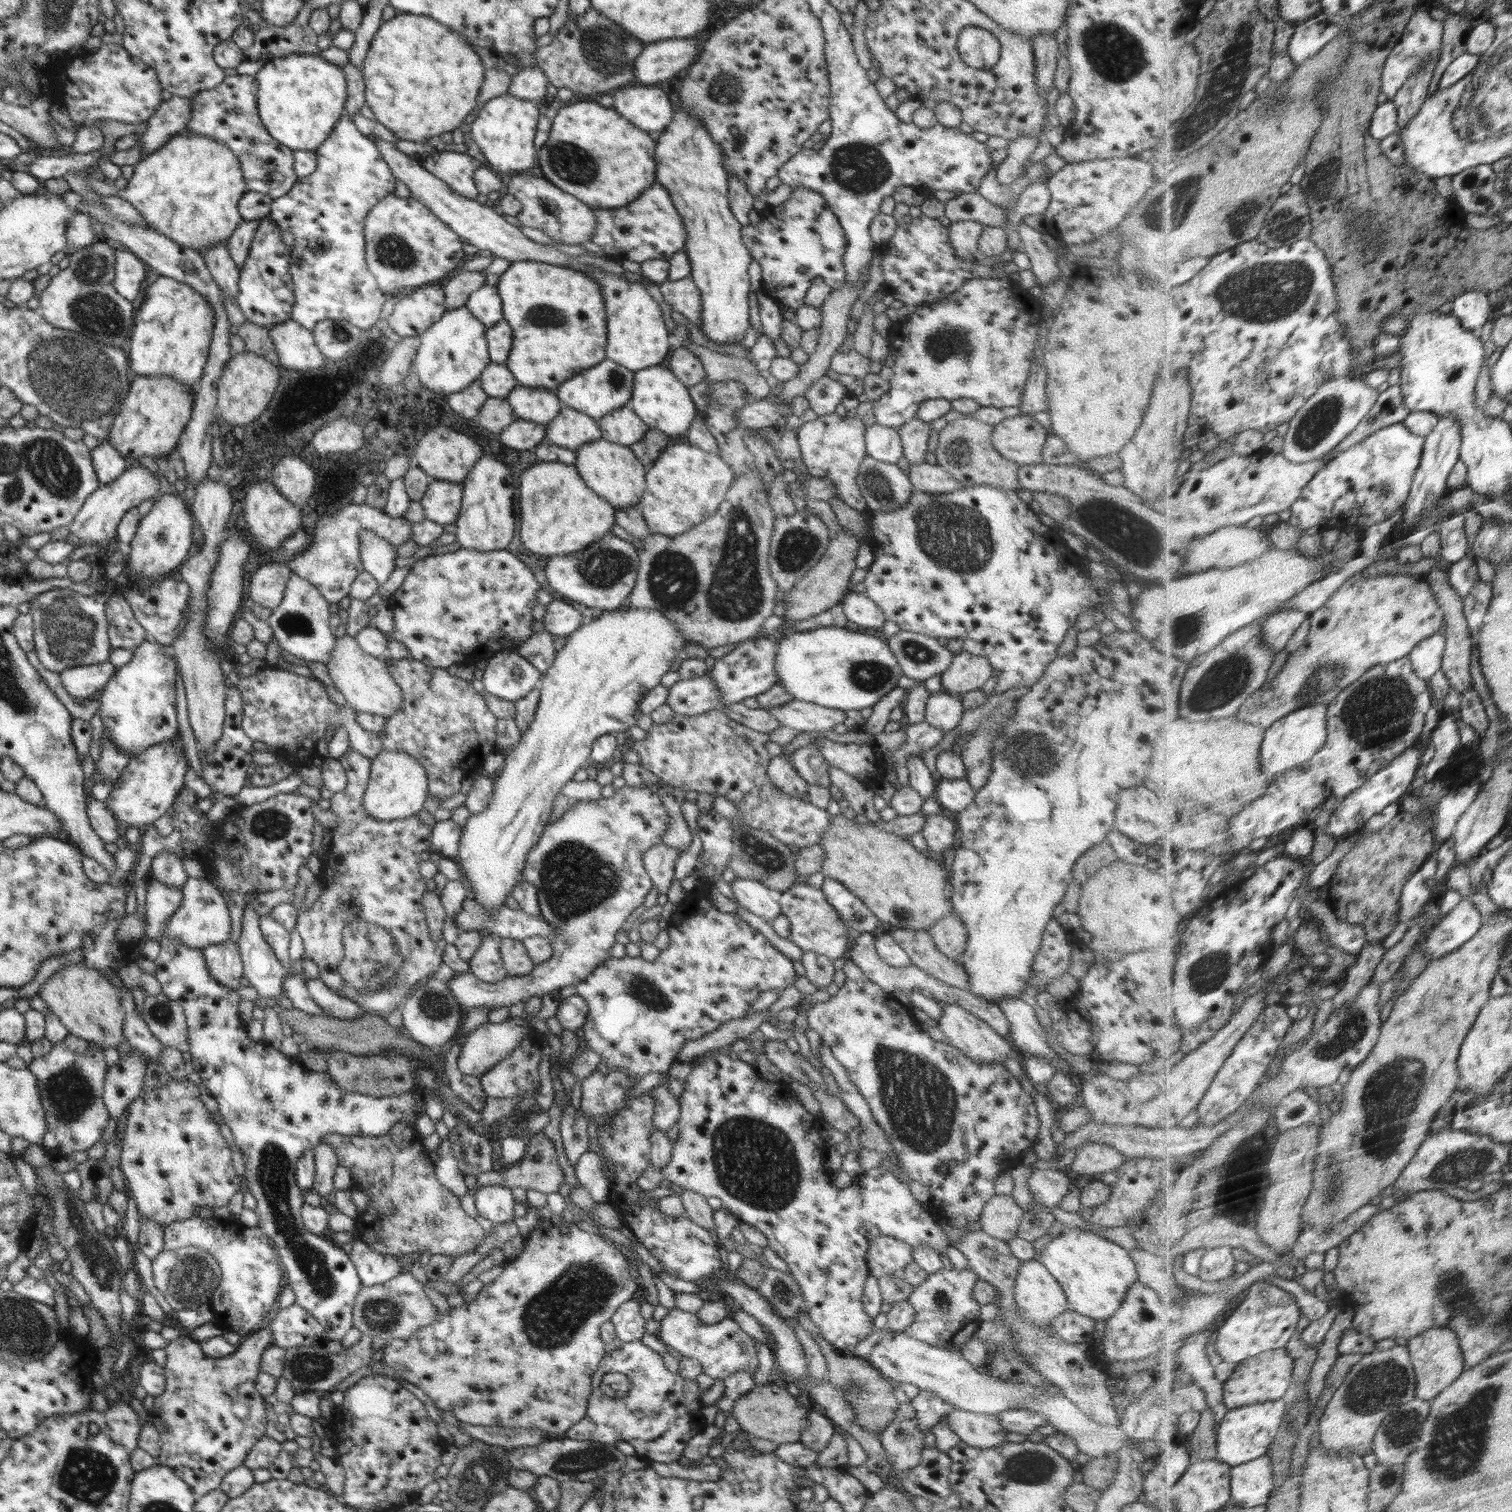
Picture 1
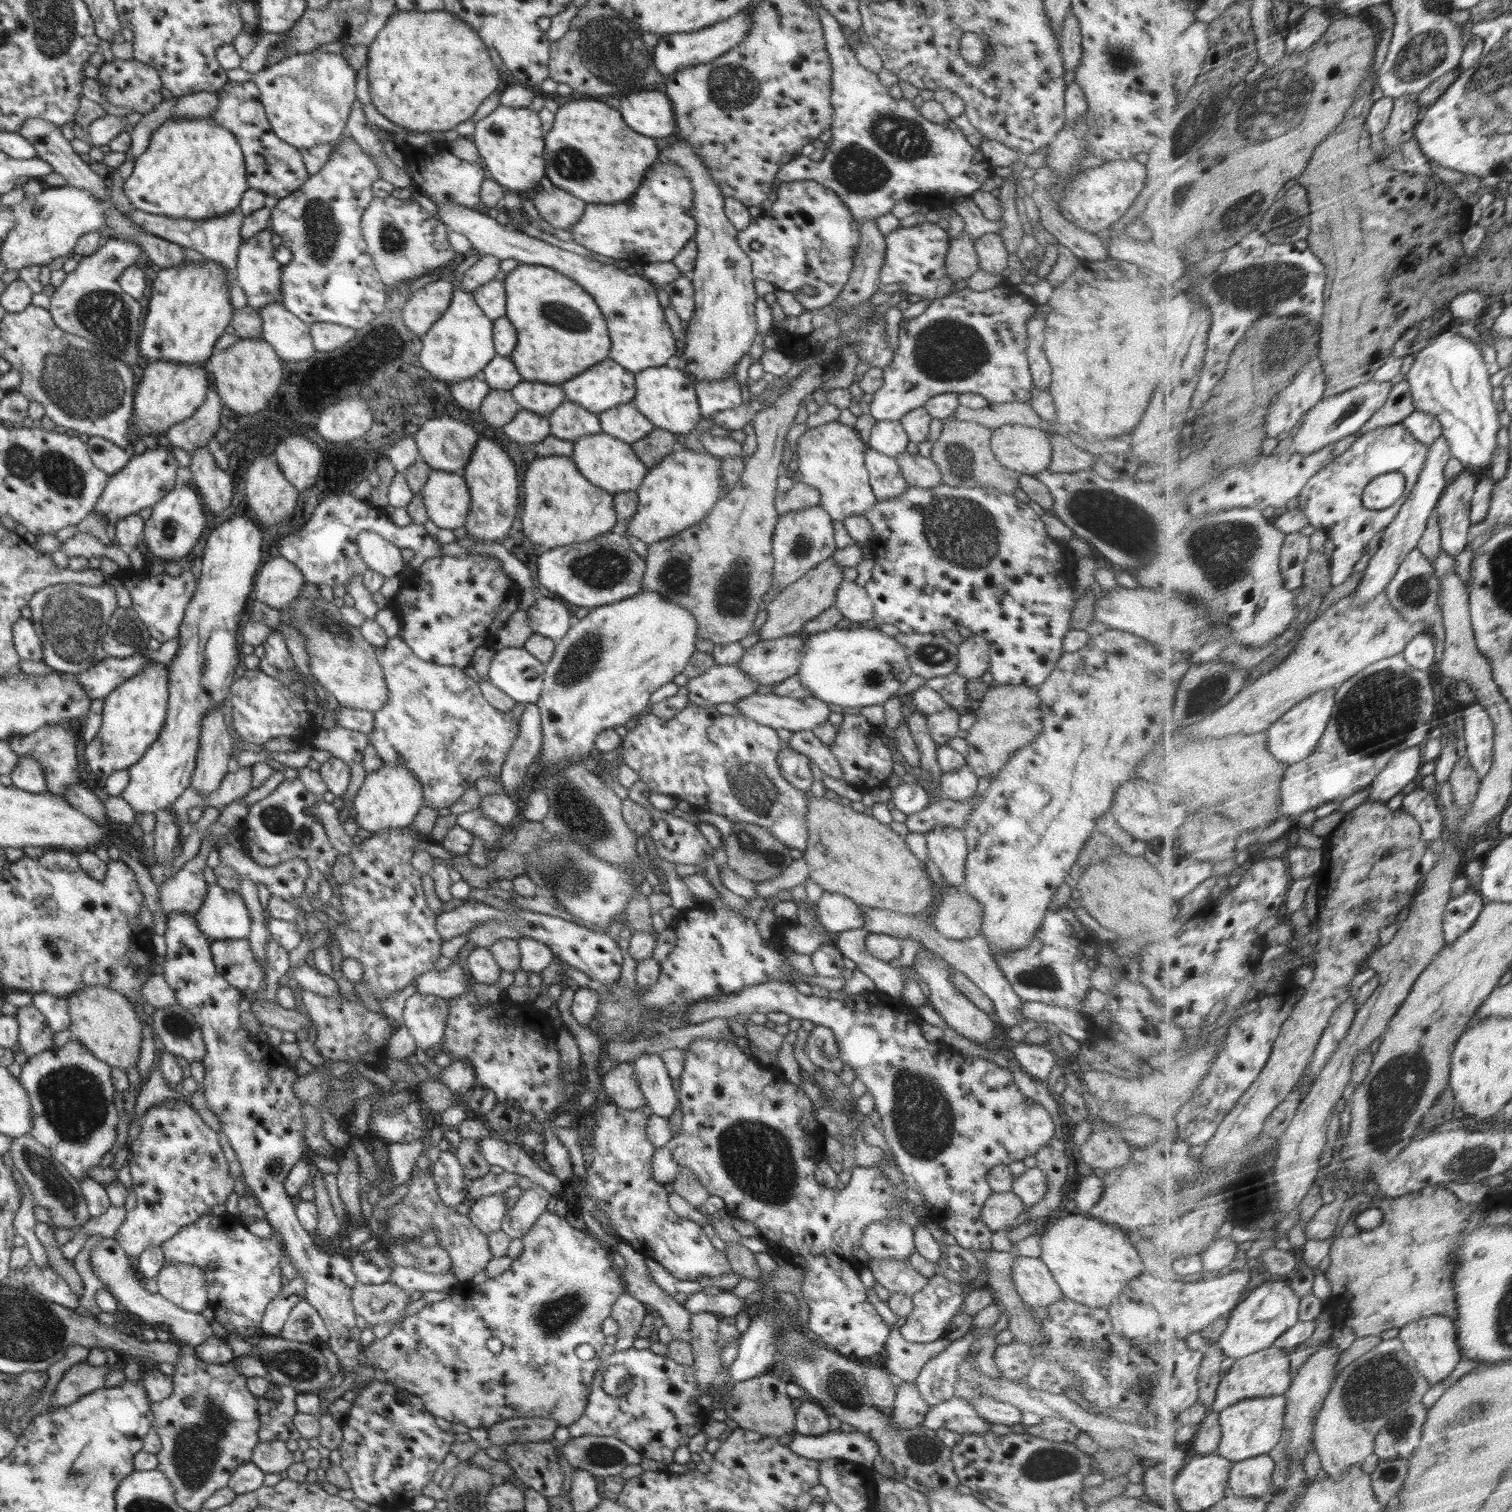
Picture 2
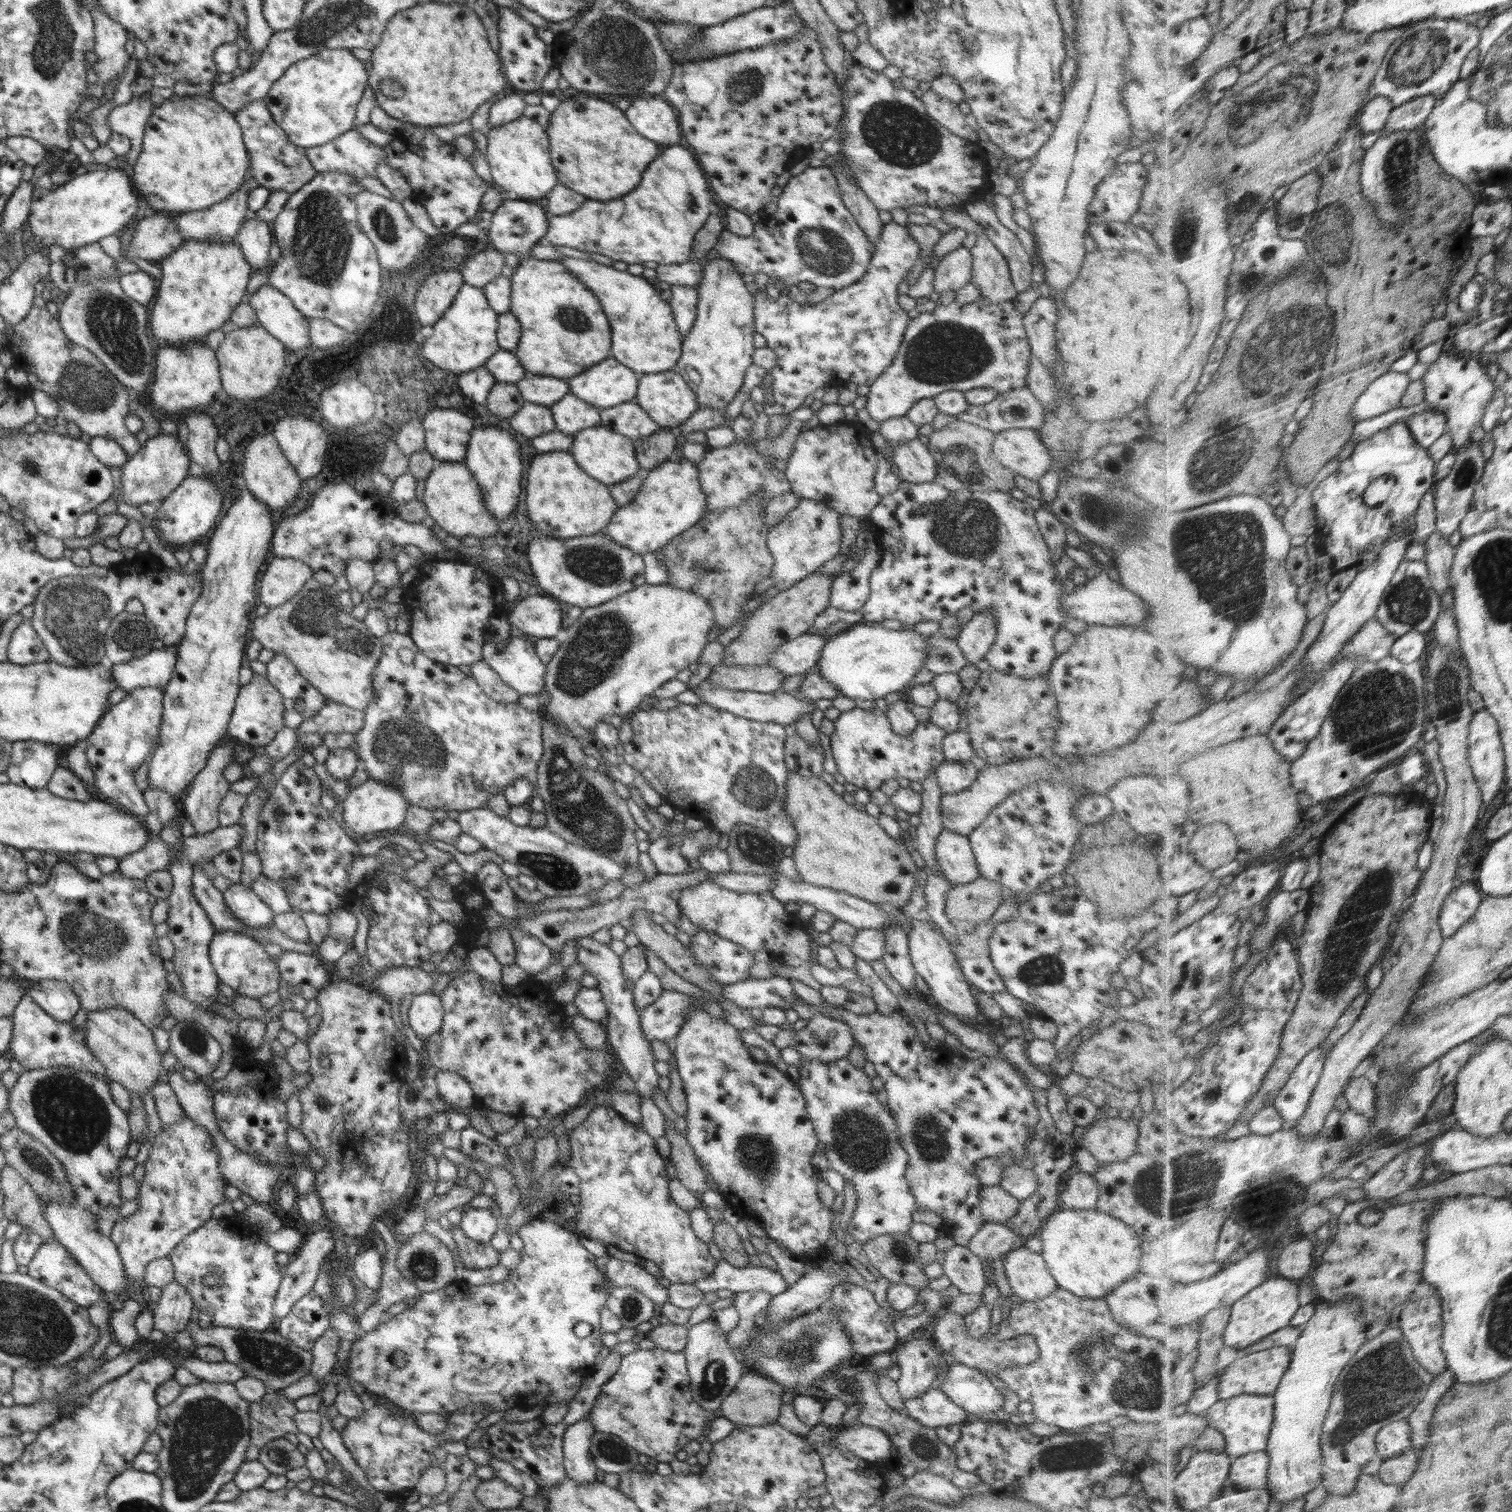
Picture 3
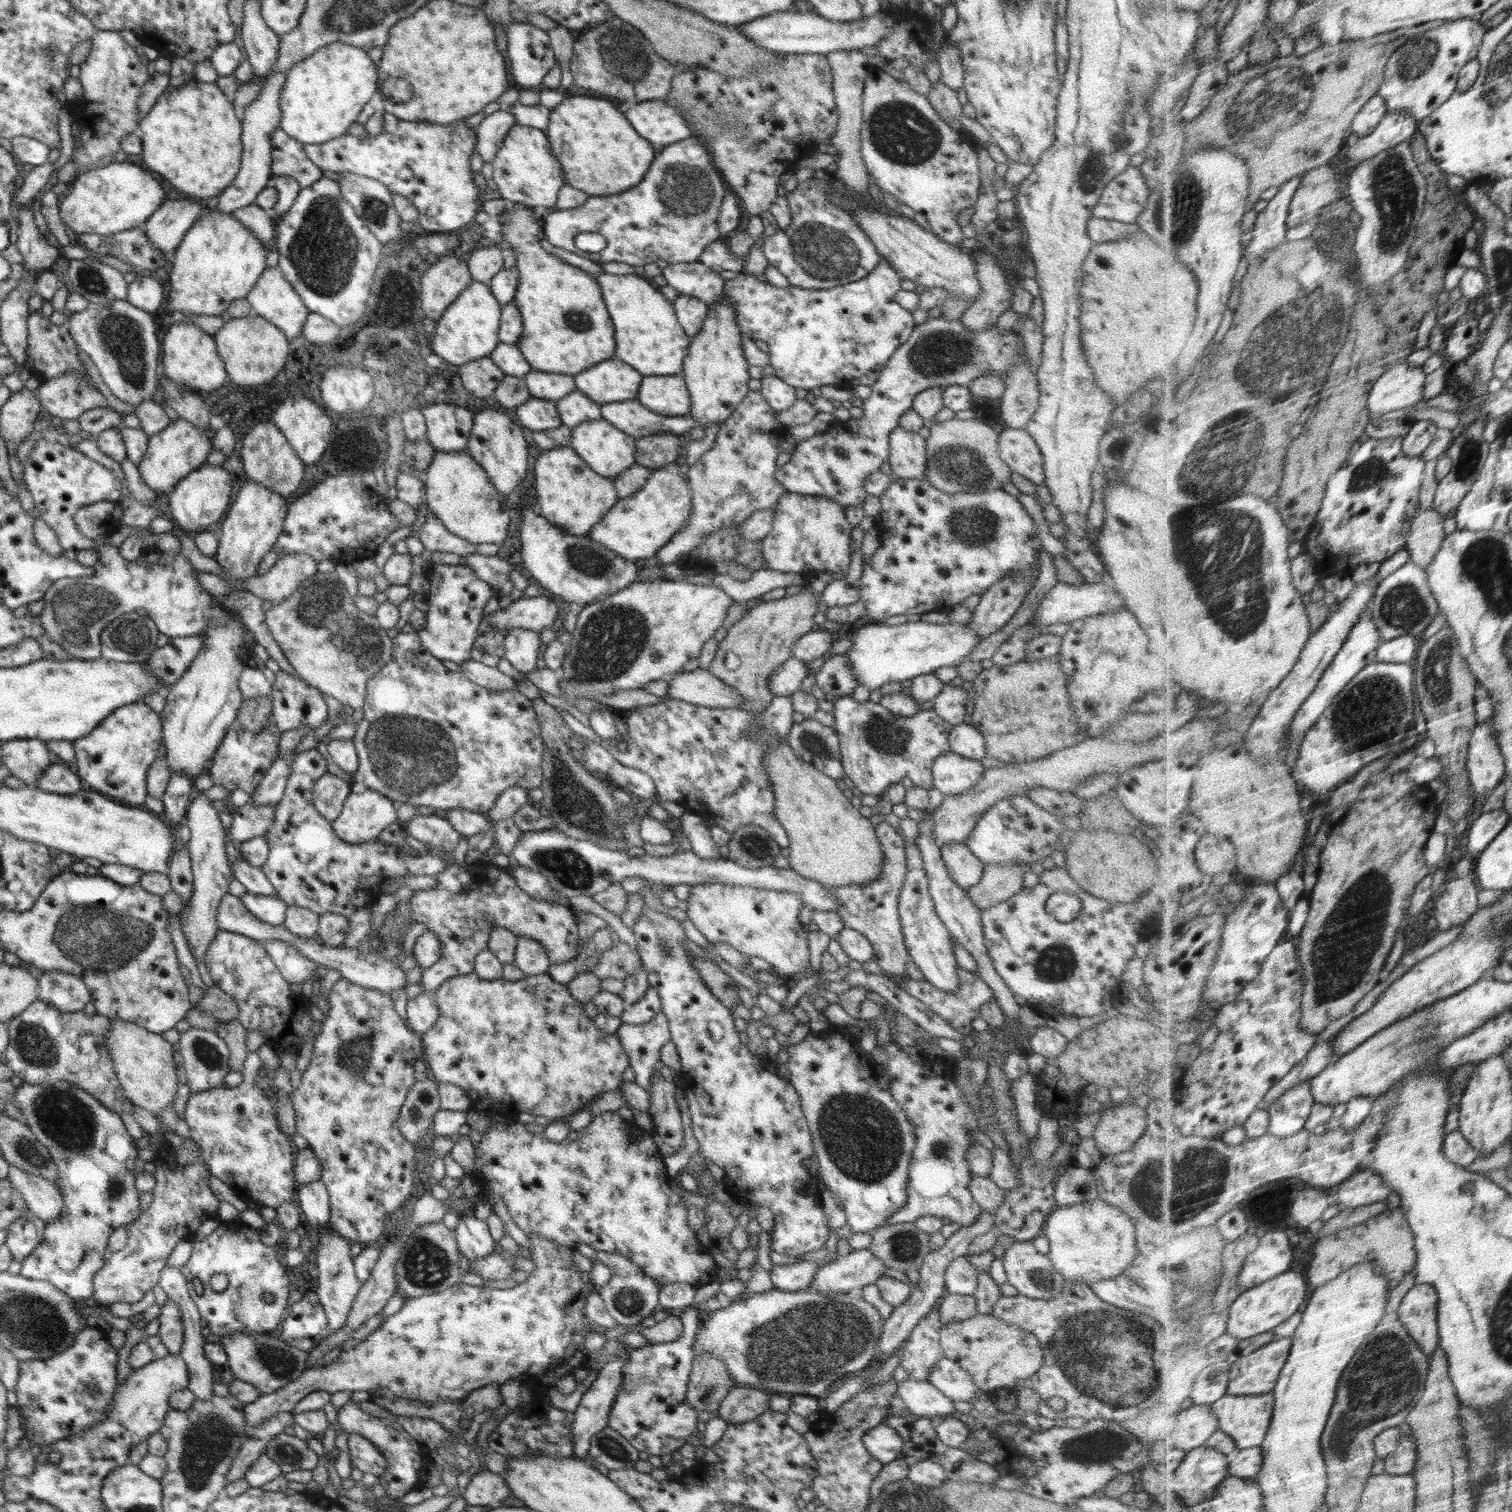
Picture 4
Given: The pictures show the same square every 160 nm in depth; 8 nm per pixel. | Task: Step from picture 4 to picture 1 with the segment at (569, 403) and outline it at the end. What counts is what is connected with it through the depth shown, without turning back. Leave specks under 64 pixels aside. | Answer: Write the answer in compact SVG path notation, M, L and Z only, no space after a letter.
M562 405L560 414L545 427L546 439L552 444L575 450L584 443L602 439L597 421L587 414Z

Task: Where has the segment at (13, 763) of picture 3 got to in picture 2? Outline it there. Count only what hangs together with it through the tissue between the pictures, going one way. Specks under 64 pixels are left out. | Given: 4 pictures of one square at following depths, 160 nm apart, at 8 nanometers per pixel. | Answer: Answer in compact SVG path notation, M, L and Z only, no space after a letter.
M20 757L14 770L9 774L12 784L30 792L30 794L47 793L44 771L41 766L30 757Z

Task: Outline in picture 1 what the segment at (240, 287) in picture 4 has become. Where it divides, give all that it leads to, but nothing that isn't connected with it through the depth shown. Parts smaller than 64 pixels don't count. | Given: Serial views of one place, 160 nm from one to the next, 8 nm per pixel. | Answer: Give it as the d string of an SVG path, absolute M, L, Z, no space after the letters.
M160 275L149 285L140 309L135 312L129 364L135 375L165 374L192 390L207 363L214 331L212 305L189 284Z

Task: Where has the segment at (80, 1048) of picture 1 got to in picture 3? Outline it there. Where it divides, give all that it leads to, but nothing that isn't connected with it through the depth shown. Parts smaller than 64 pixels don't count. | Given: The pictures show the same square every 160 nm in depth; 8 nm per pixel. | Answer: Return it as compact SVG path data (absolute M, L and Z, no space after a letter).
M70 1067L24 1070L9 1092L9 1110L16 1119L16 1127L42 1142L62 1163L68 1182L75 1190L76 1205L96 1217L109 1204L120 1209L123 1205L120 1179L124 1174L118 1169L118 1164L126 1158L131 1135L127 1115L111 1097L108 1081L96 1079L90 1071L72 1070Z

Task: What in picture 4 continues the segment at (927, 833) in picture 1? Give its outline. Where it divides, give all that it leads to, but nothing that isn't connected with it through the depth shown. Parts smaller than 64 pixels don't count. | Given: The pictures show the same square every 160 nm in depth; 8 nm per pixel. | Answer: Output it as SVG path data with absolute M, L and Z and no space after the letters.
M951 842L941 845L941 855L949 877L964 890L978 884L985 864L965 845Z

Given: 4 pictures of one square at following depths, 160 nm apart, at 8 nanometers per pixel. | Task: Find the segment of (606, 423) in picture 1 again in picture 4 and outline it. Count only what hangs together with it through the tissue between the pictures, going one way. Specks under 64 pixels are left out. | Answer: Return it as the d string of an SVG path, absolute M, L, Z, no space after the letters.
M637 400L609 402L601 405L602 419L635 439L650 435L681 435L698 426L689 414L681 417L664 416L642 406Z

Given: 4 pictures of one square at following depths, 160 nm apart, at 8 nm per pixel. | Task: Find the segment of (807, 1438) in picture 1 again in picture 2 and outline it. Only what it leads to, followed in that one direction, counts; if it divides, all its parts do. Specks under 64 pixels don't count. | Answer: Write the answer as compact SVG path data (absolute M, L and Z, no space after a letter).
M803 1398L795 1410L795 1428L806 1436L818 1436L830 1429L828 1412L811 1399Z

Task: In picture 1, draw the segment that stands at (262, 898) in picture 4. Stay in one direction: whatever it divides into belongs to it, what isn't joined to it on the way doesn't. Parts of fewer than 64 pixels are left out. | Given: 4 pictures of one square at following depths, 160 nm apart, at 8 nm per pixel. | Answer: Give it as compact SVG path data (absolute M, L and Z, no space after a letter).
M188 877L181 888L181 893L183 896L181 905L170 918L167 918L169 922L166 923L163 936L160 937L172 937L183 942L183 945L197 949L230 939L230 932L232 932L230 913L224 897L212 881L207 878Z

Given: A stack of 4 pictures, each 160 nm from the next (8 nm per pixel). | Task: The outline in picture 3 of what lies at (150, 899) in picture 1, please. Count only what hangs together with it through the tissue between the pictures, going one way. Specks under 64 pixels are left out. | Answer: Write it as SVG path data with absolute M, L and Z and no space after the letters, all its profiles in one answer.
M197 863L193 865L192 890L196 900L206 911L208 920L212 923L216 933L226 930L242 933L243 926L224 902L223 892L214 887L204 869Z

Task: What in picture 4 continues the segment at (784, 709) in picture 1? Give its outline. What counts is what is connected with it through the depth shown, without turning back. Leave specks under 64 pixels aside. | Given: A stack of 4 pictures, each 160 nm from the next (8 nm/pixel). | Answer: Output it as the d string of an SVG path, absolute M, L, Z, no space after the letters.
M707 669L681 671L667 680L667 696L672 699L716 708L738 709L743 703L743 696L735 688L722 682Z

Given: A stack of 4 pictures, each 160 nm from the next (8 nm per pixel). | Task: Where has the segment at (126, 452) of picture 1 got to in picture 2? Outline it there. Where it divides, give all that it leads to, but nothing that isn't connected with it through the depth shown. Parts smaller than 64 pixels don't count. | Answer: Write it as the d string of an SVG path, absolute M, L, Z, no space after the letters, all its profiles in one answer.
M160 359L151 363L143 364L138 372L136 381L136 396L133 400L133 415L131 426L134 426L139 438L143 435L155 436L165 434L169 426L178 424L190 418L196 409L205 403L211 376L202 365L183 365L177 362Z

